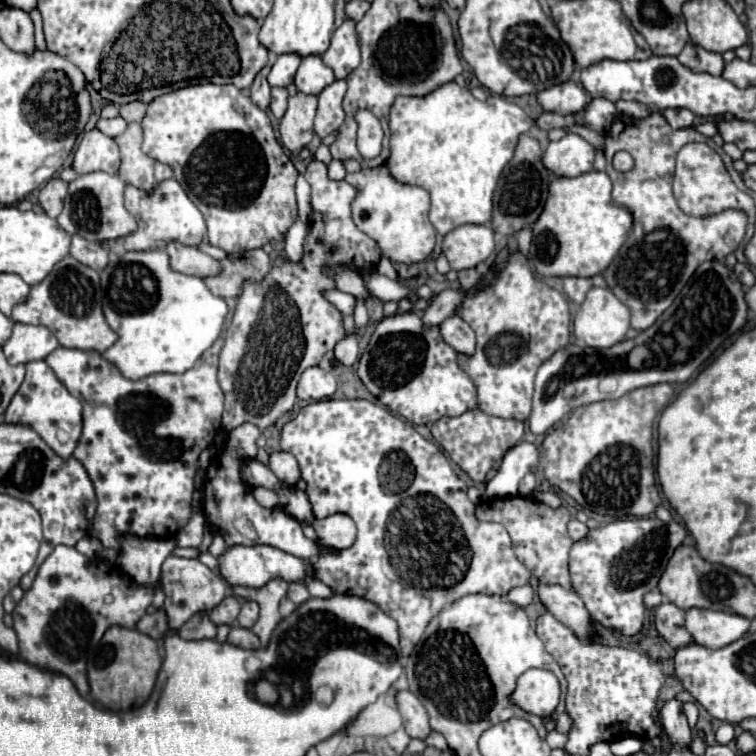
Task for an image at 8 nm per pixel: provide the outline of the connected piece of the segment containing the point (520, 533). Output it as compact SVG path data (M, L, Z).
M506 497L494 501L482 501L476 507L476 517L480 521L494 521L506 527L512 537L512 545L520 547L520 557L526 557L526 567L530 573L542 583L558 583L564 589L572 589L570 571L568 571L568 551L572 547L572 539L568 537L566 525L570 521L570 509L558 507L550 509L534 497Z

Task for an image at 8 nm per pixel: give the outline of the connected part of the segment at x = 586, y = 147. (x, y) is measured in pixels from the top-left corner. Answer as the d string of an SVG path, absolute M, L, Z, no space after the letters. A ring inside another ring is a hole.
M566 133L560 141L550 141L542 163L556 177L578 177L592 171L594 147L576 133Z

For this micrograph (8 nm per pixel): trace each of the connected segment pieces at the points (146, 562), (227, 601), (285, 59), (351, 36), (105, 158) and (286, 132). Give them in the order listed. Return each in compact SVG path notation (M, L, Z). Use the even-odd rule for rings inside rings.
M126 533L120 537L118 565L132 581L140 585L156 585L160 579L160 567L174 549L174 539L134 537Z
M224 597L220 605L216 605L212 611L210 611L210 619L216 623L216 625L232 625L236 623L236 617L240 613L240 599L236 597Z
M282 53L272 65L272 71L268 75L268 83L276 87L288 87L294 81L294 73L302 61L302 55L298 53Z
M346 19L332 35L330 47L322 53L322 59L328 67L332 67L336 79L346 79L360 65L360 47L356 23Z
M92 129L84 133L80 145L74 153L72 167L82 173L94 173L94 171L106 171L116 173L120 165L120 151L112 137L104 135L98 129Z
M298 91L288 99L288 109L280 123L280 139L286 149L298 151L312 141L314 115L316 115L316 95L306 95Z

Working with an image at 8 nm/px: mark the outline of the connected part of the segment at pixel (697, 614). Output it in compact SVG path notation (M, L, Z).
M688 609L686 629L698 645L708 649L720 649L740 639L750 627L750 619L734 613L722 613L712 609Z

